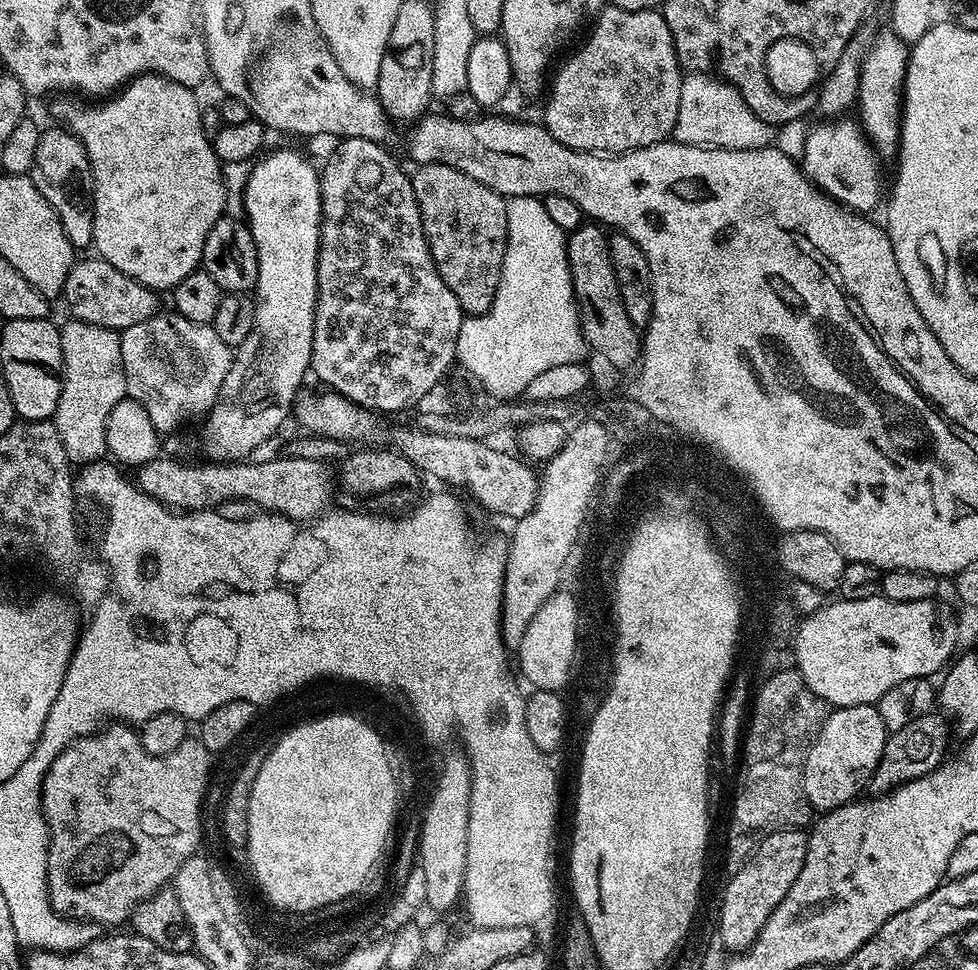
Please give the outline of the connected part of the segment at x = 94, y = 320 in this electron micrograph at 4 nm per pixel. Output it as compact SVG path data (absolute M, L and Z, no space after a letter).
M99 256L77 259L67 275L62 293L73 319L117 332L157 315L160 310L157 296L159 295L155 289L142 286Z

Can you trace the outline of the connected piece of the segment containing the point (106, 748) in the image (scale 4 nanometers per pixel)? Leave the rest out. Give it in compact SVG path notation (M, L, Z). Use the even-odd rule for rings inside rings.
M124 722L109 723L103 730L75 740L69 748L62 750L62 754L58 754L58 758L54 758L50 770L44 775L44 795L42 797L44 821L48 824L48 897L52 903L52 909L59 916L79 918L97 926L120 924L123 920L125 923L141 902L153 896L161 888L171 885L182 862L197 855L199 849L196 847L200 844L200 820L202 821L204 798L210 787L208 771L212 768L212 760L213 757L196 738L184 740L182 746L178 746L178 750L174 750L174 754L165 756L146 754L146 750L142 750L139 735Z

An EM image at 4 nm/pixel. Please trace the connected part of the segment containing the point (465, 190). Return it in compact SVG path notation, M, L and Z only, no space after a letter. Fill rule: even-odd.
M422 164L411 173L412 189L418 202L424 233L442 282L450 286L458 306L467 315L488 312L498 290L506 254L508 200L500 193L474 182L470 174L445 164Z

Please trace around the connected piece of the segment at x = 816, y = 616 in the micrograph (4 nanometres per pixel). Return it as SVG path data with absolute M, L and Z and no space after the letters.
M881 595L861 600L836 598L833 604L810 613L808 617L805 615L794 633L794 649L795 663L806 686L810 686L816 696L821 696L833 709L837 709L875 705L886 690L898 686L898 682L906 682L906 678L935 677L935 672L939 673L957 651L956 624L951 614L936 603L935 599L890 602Z

